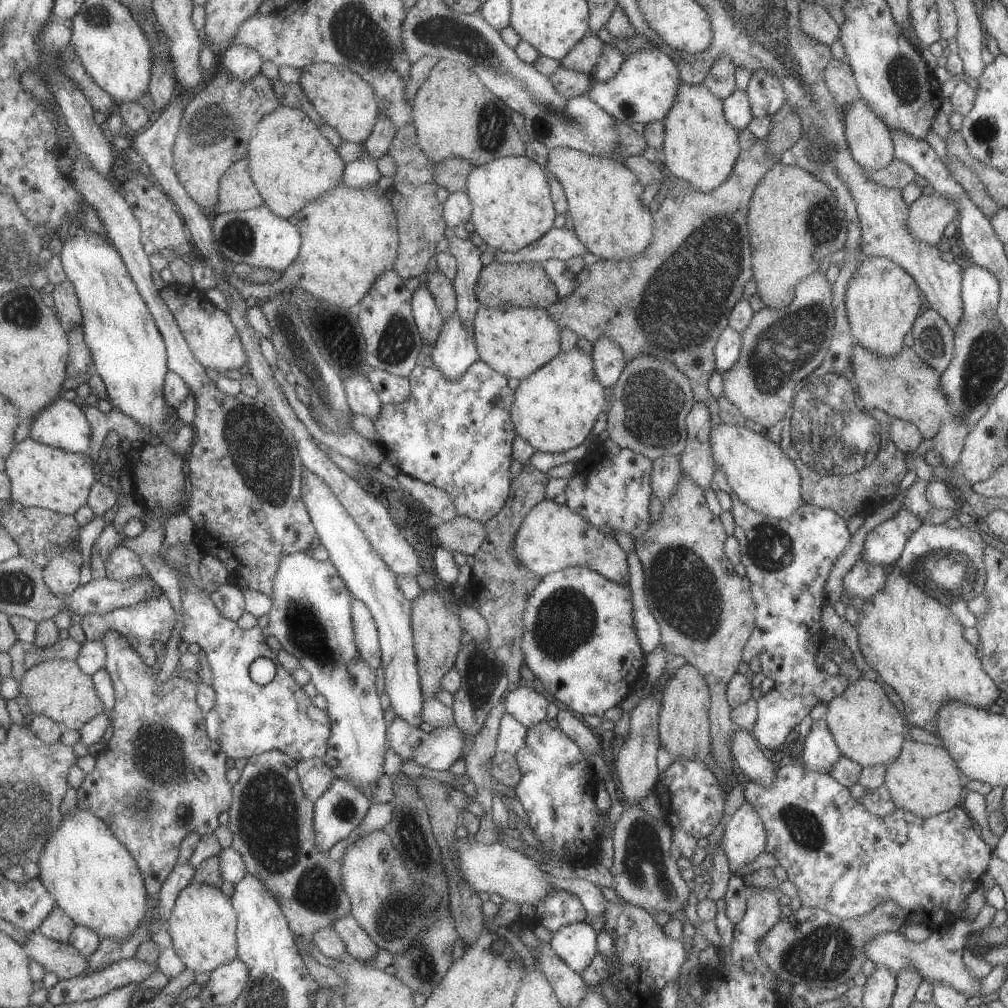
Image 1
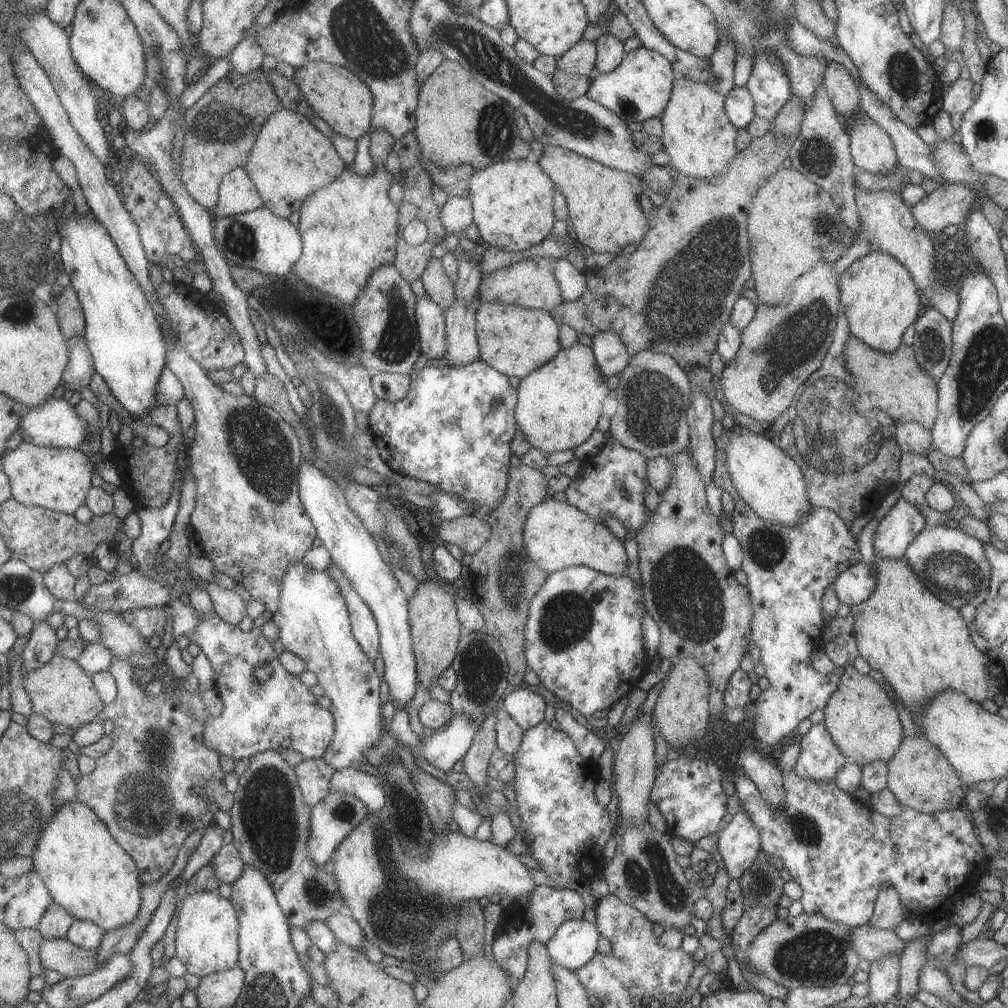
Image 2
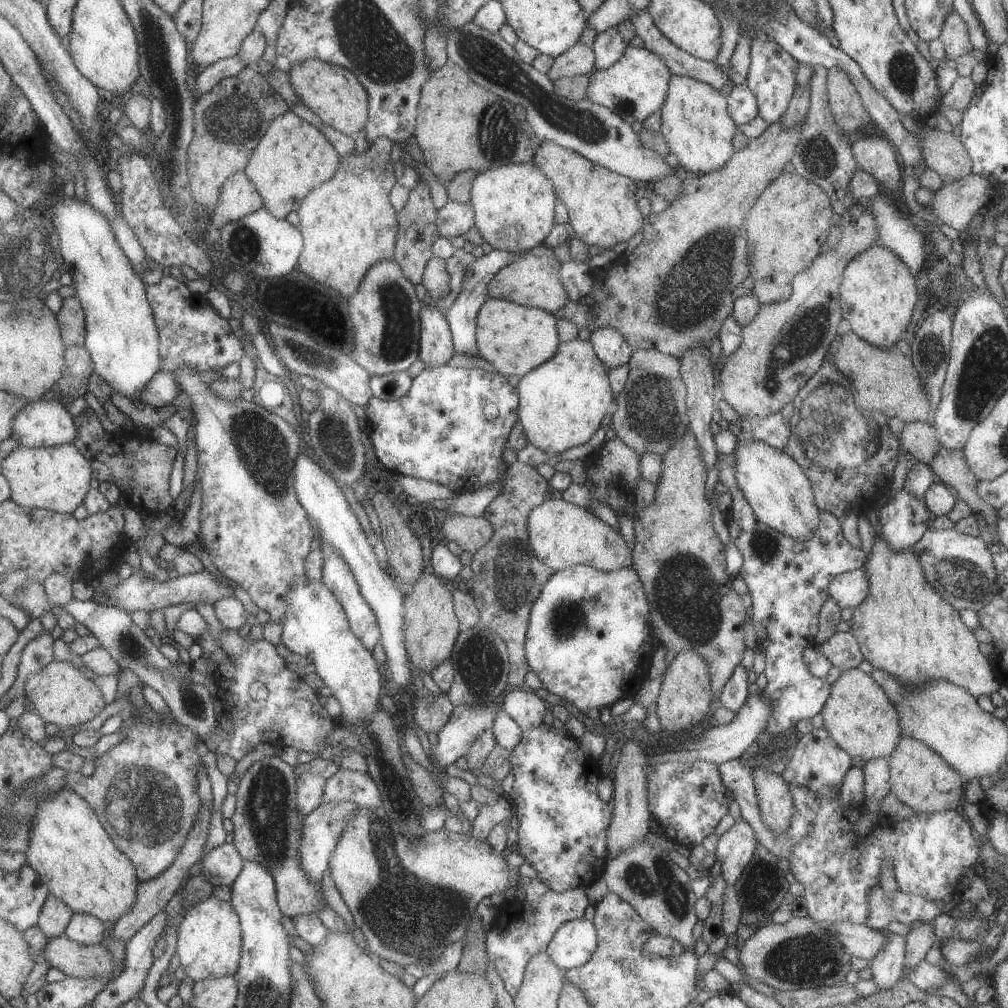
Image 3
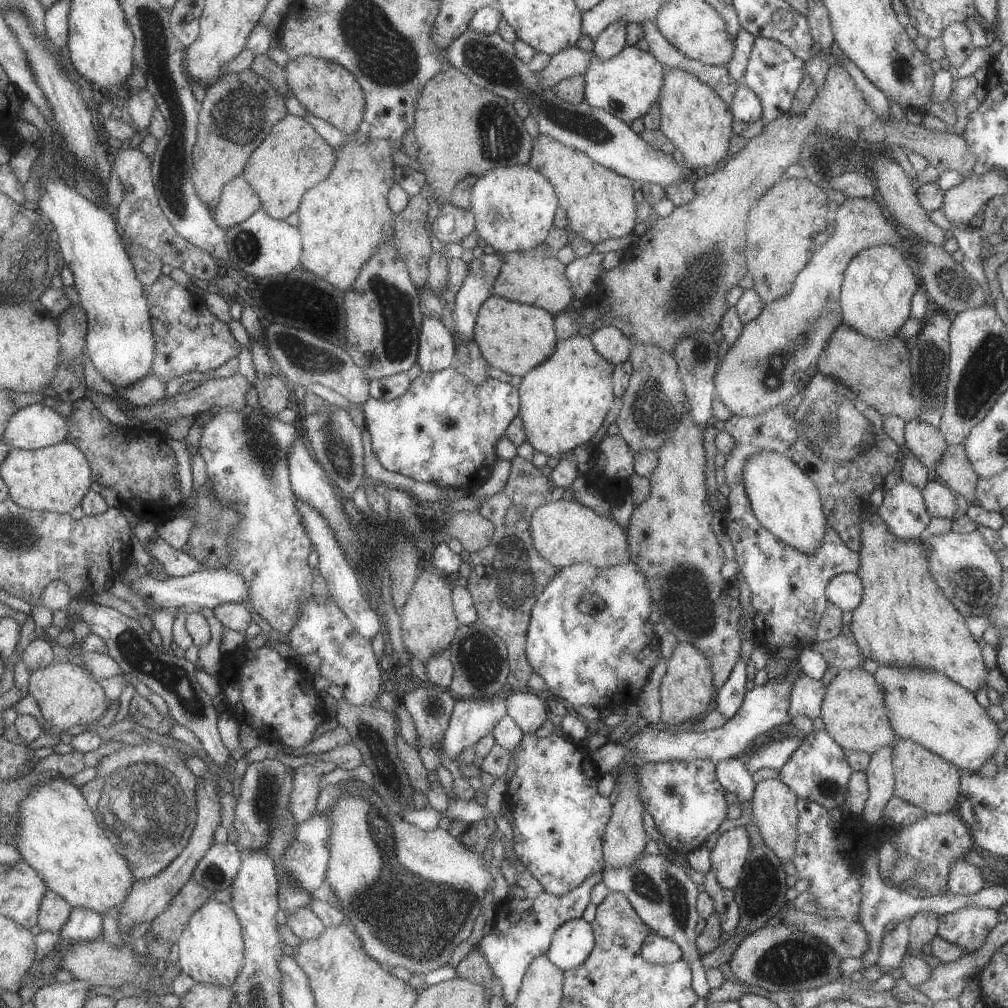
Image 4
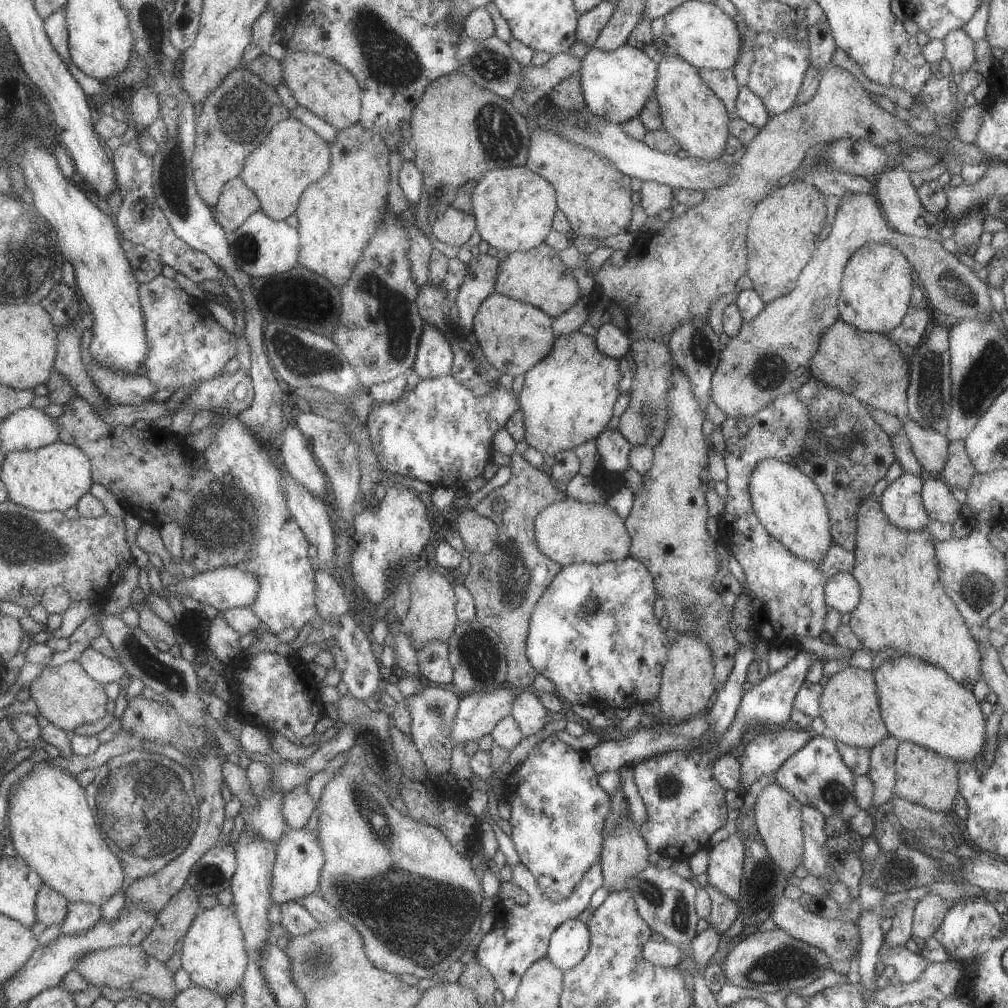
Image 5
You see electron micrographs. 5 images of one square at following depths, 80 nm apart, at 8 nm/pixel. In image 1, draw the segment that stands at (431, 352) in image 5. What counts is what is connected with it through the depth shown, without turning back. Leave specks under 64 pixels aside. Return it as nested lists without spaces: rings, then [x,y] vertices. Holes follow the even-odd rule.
[[[422,279],[417,290],[411,294],[410,306],[414,324],[423,345],[429,344],[433,347],[441,332],[443,320]]]

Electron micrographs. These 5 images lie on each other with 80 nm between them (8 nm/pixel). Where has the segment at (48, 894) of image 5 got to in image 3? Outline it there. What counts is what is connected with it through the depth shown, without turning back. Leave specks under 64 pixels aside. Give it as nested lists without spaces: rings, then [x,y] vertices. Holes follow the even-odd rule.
[[[51,895],[43,908],[39,927],[49,939],[63,937],[76,913],[63,900]]]

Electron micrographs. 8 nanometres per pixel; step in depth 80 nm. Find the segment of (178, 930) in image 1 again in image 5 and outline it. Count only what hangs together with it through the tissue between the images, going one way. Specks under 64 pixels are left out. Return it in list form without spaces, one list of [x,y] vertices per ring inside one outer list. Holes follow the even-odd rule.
[[[218,904],[210,910],[203,910],[193,922],[190,932],[182,939],[183,946],[180,950],[182,968],[189,972],[193,983],[202,988],[209,988],[221,996],[231,996],[237,986],[244,979],[245,946],[244,934],[237,924],[236,914],[230,906]]]

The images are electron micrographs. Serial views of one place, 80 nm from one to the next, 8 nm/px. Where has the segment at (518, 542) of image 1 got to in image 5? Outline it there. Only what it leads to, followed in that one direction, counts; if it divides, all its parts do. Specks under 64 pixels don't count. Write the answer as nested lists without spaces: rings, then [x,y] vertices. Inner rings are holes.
[[[566,498],[545,506],[533,522],[535,544],[544,556],[560,567],[574,563],[601,564],[629,556],[630,536],[624,520],[606,503],[582,503]]]

